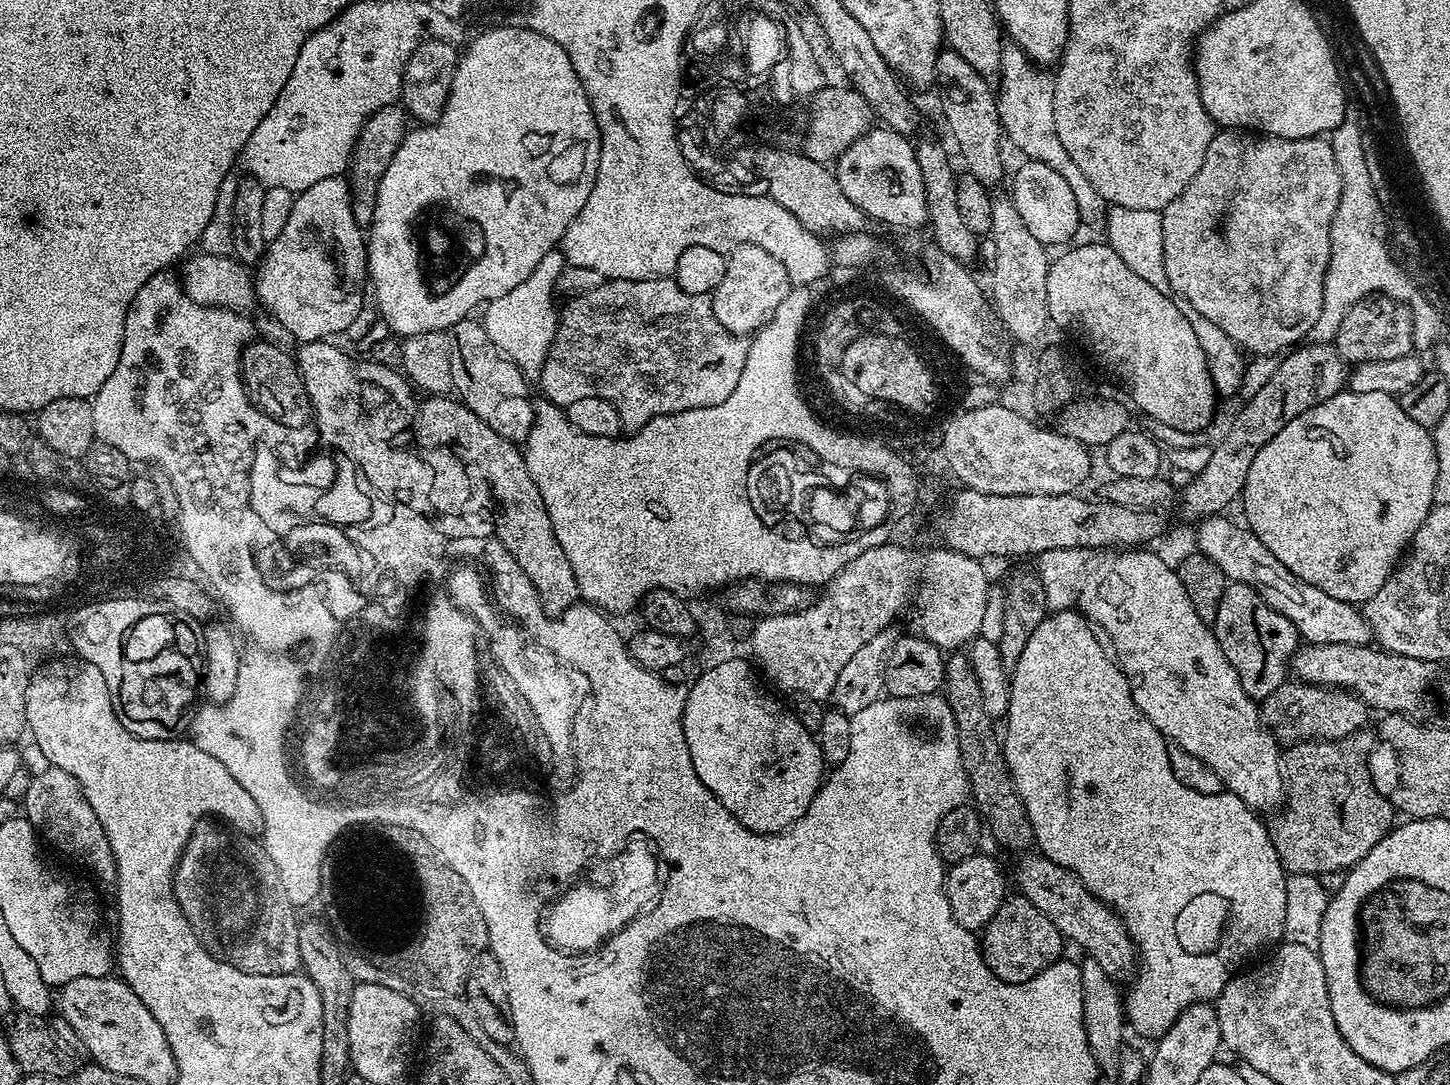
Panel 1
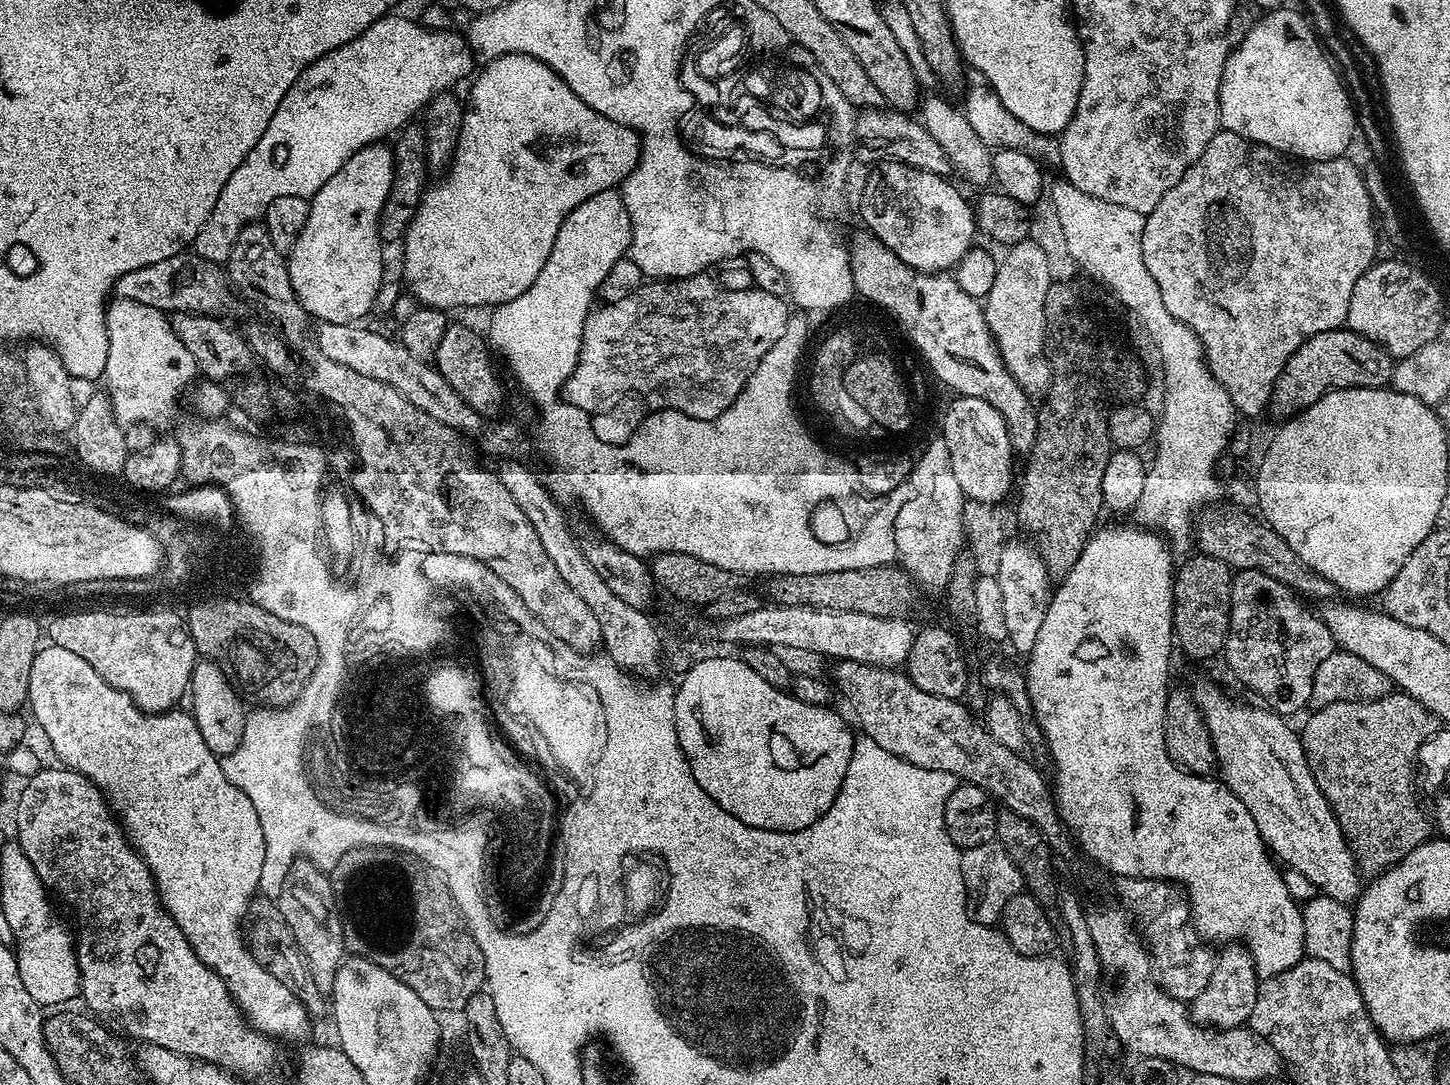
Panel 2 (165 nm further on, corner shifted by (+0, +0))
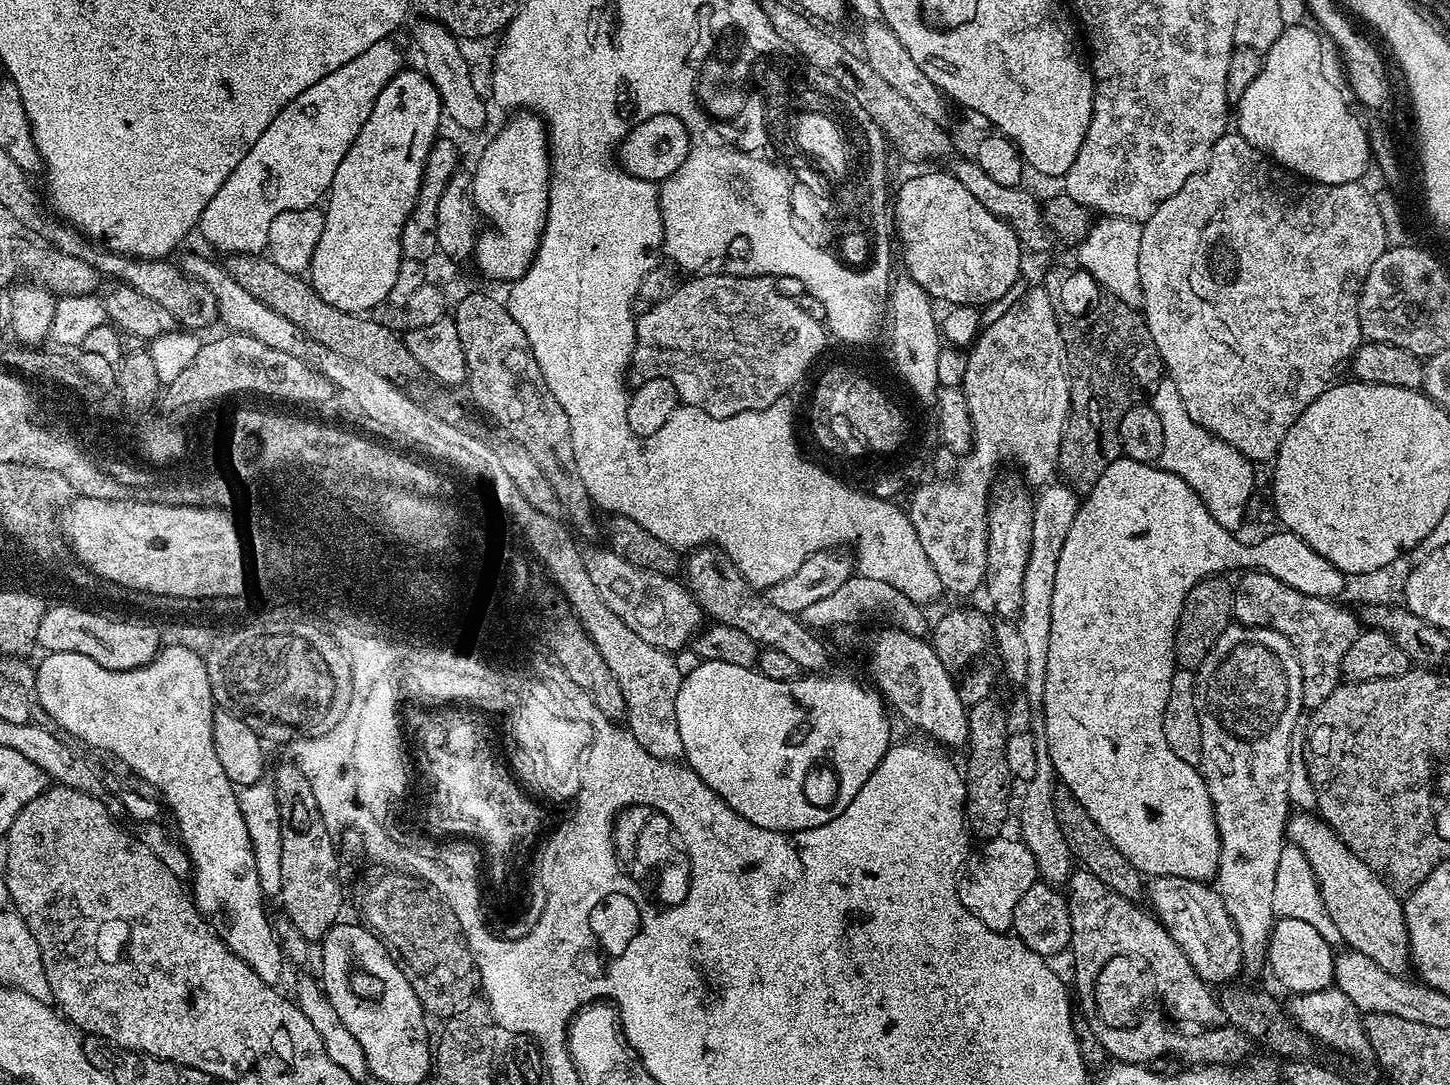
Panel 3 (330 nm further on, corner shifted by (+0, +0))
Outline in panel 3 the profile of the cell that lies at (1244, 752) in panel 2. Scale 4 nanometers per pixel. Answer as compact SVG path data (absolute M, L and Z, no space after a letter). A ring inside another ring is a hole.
M1312 814L1289 815L1286 836L1309 860L1322 902L1338 926L1343 943L1351 951L1366 954L1366 958L1378 962L1382 970L1403 977L1410 968L1410 945L1401 897L1338 838L1325 820Z

